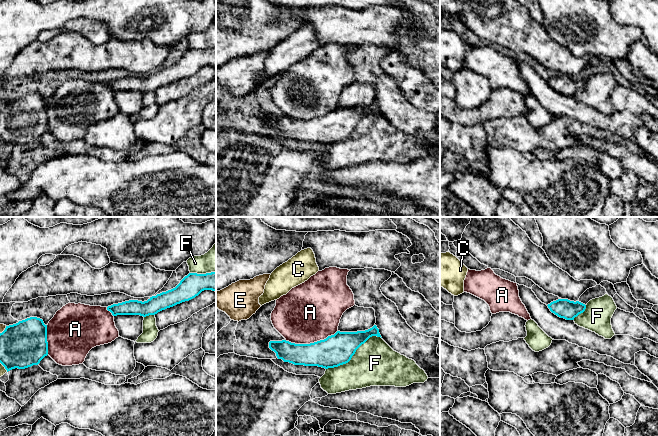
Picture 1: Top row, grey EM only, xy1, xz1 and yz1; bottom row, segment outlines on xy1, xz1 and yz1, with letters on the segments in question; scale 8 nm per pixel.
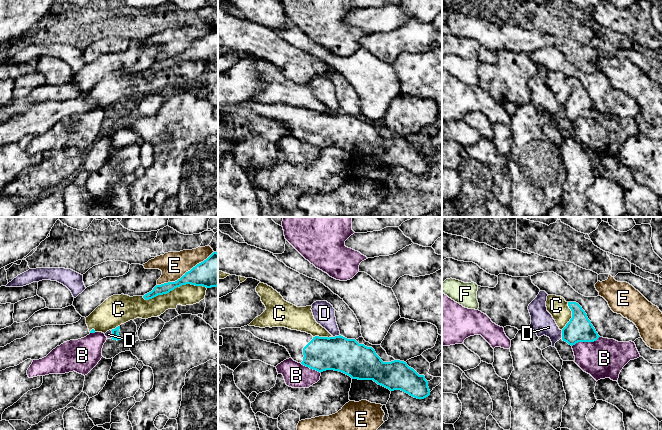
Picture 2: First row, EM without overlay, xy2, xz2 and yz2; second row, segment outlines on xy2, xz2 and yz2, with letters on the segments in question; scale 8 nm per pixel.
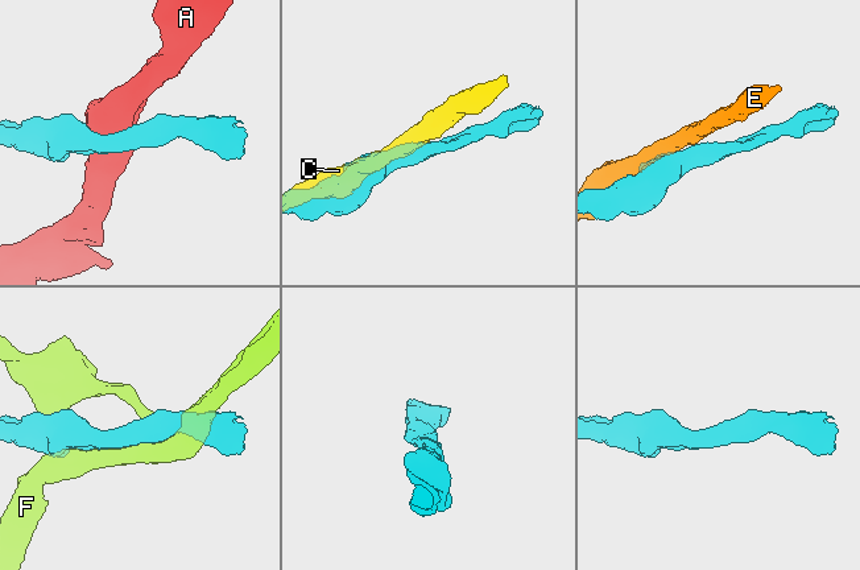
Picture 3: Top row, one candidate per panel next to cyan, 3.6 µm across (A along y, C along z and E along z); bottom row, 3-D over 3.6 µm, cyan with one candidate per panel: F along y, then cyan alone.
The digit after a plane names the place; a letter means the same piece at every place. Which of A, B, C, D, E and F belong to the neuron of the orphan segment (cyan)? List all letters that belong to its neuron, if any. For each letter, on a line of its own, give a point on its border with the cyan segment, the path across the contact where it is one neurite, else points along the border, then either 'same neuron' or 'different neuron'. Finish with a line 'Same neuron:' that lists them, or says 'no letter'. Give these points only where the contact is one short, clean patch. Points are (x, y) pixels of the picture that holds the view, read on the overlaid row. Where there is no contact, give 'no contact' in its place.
A: meets cyan in xz1 at (311, 343); different neuron
B: meets cyan in yz2 at (585, 341); different neuron
C: meets cyan in xy2 at (174, 288); different neuron
D: meets cyan in yz2 at (562, 334); border along yz2 (561, 330), (562, 338); different neuron
E: meets cyan in xy2 at (186, 272); different neuron
F: meets cyan in xz1 at (354, 353); different neuron
Same neuron: no letter

